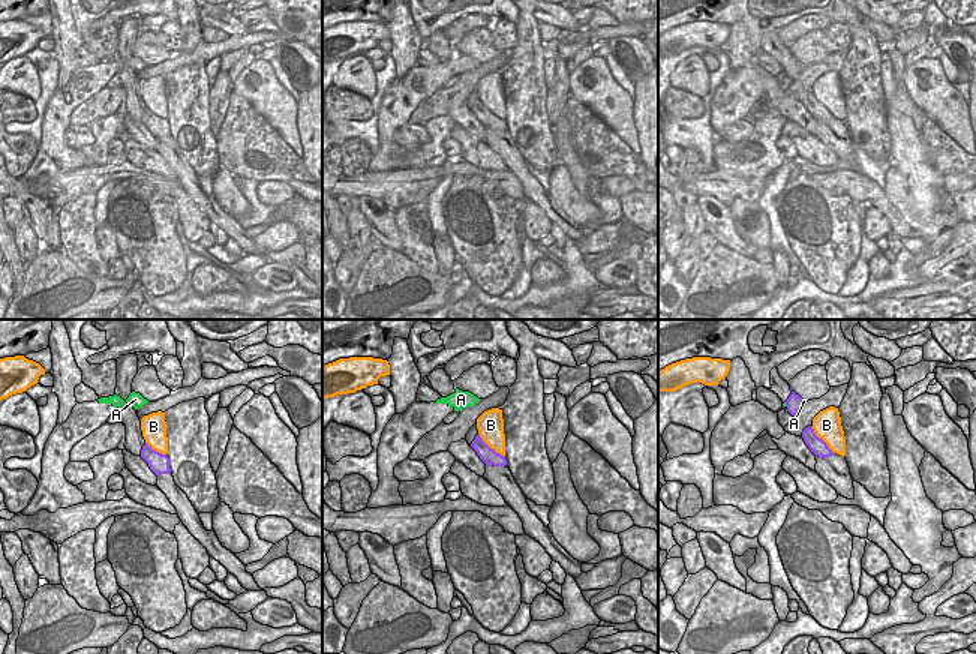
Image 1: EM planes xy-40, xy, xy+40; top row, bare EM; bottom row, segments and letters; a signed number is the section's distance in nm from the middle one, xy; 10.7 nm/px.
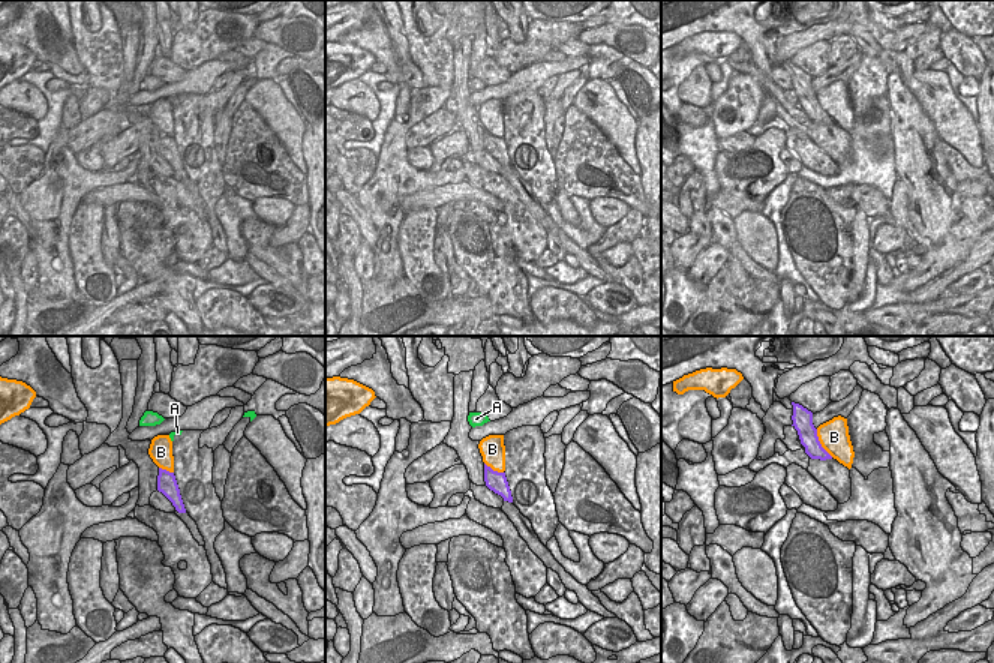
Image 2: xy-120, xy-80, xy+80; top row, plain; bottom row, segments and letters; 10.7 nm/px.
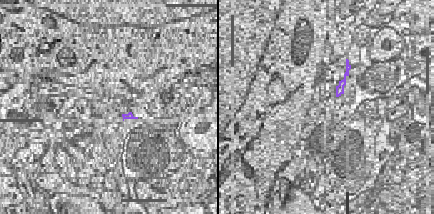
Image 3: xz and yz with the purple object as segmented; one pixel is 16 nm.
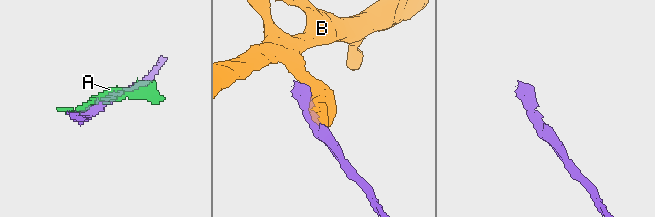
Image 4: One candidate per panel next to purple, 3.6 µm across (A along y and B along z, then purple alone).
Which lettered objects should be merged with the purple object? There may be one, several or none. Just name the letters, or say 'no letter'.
no letter

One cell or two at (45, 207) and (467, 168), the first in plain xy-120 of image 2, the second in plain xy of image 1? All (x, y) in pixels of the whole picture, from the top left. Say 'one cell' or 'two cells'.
two cells

